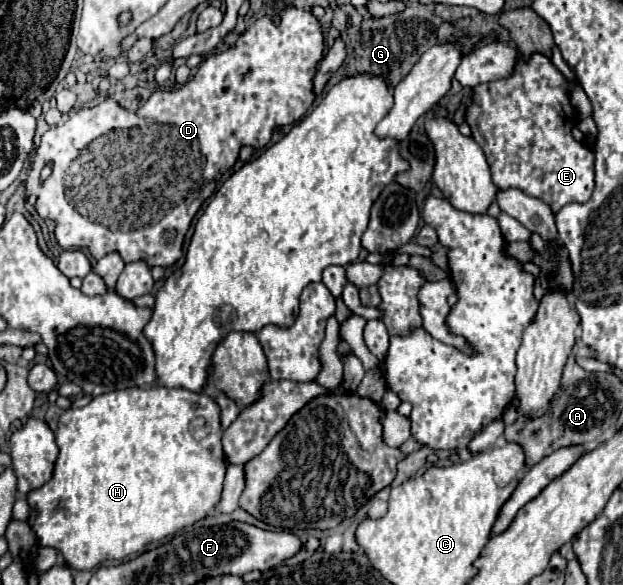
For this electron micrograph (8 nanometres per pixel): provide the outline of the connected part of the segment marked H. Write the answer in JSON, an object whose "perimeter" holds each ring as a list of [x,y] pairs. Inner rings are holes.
{"perimeter":[[[153,385],[149,389],[123,389],[123,391],[111,391],[99,397],[93,397],[89,405],[81,409],[67,409],[59,419],[59,429],[55,437],[59,439],[59,457],[55,461],[55,469],[51,479],[39,487],[27,493],[27,503],[31,507],[29,525],[35,531],[41,547],[55,547],[61,559],[69,569],[95,569],[99,563],[109,559],[123,559],[131,553],[139,553],[145,545],[153,541],[161,541],[169,535],[175,535],[179,529],[189,527],[197,521],[201,521],[217,503],[221,497],[221,485],[227,471],[227,465],[223,461],[223,449],[221,449],[221,425],[219,425],[219,407],[215,401],[205,393],[191,393],[189,389],[167,389]]]}

